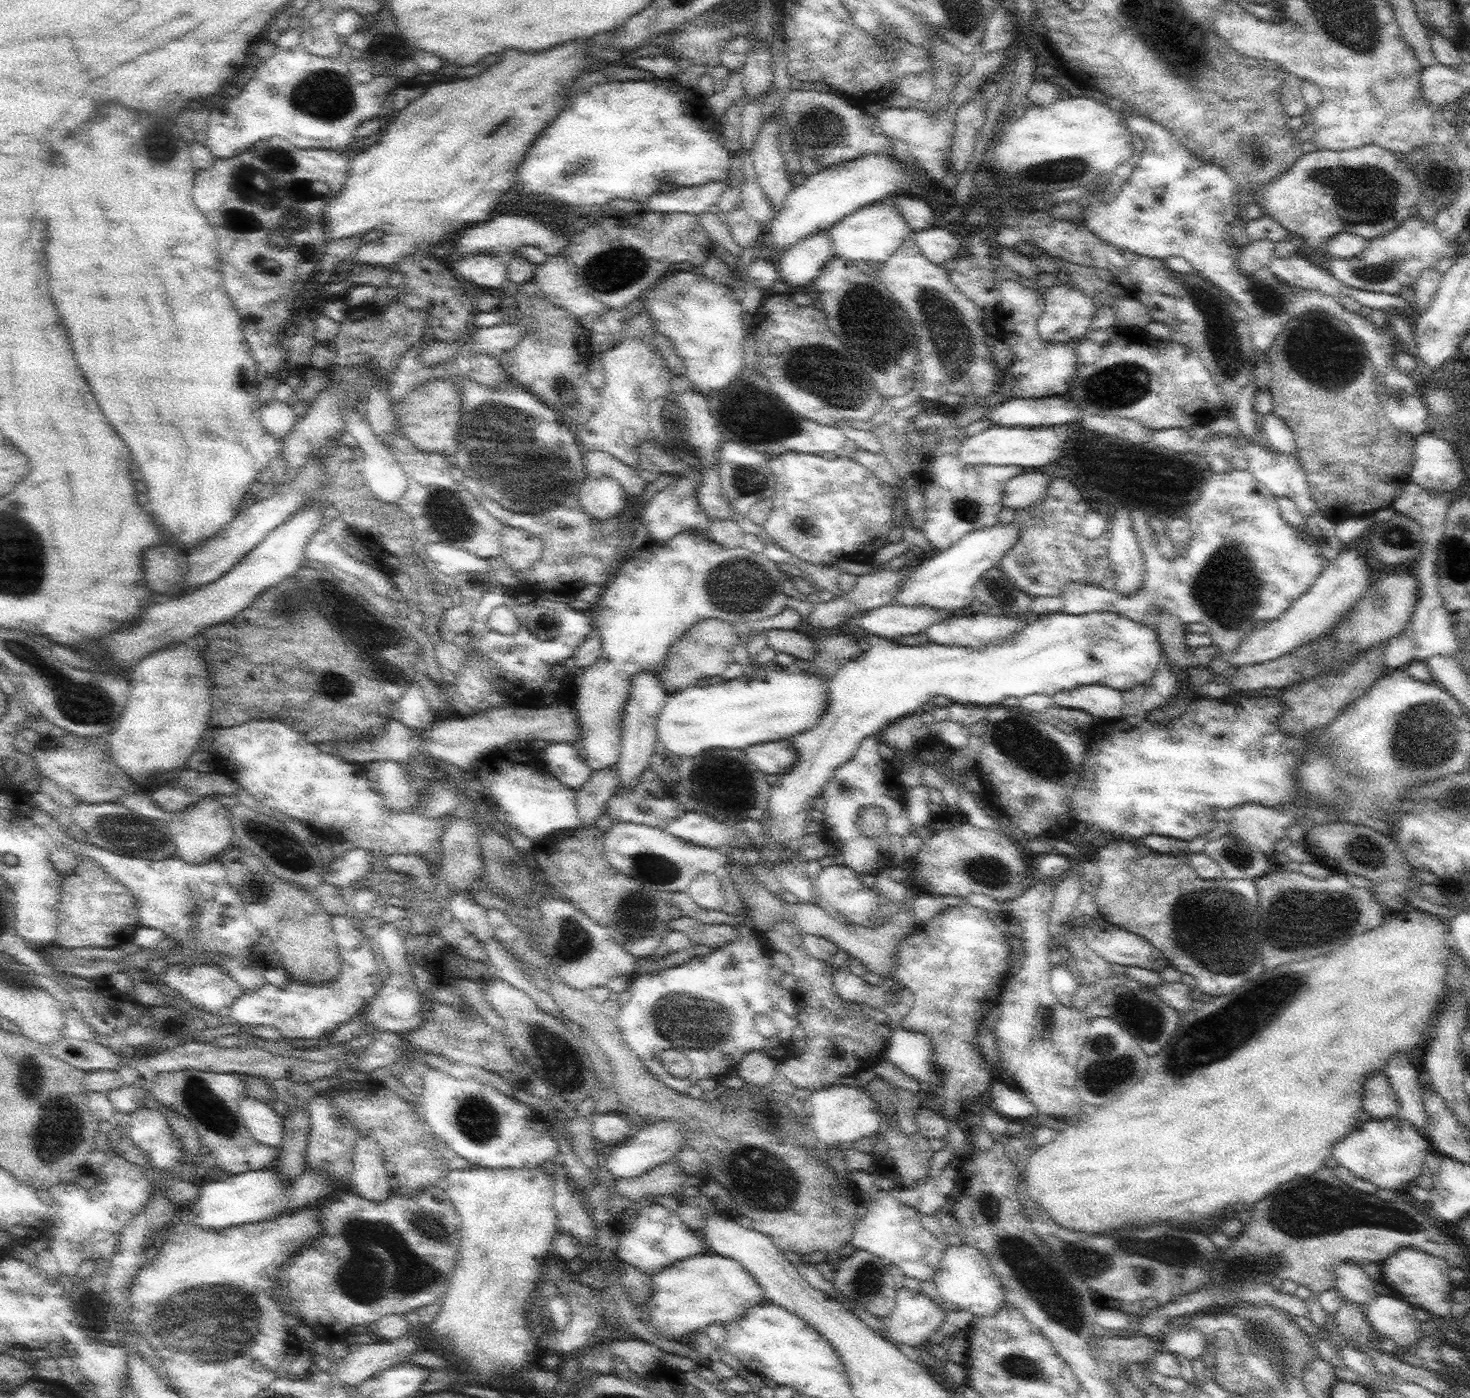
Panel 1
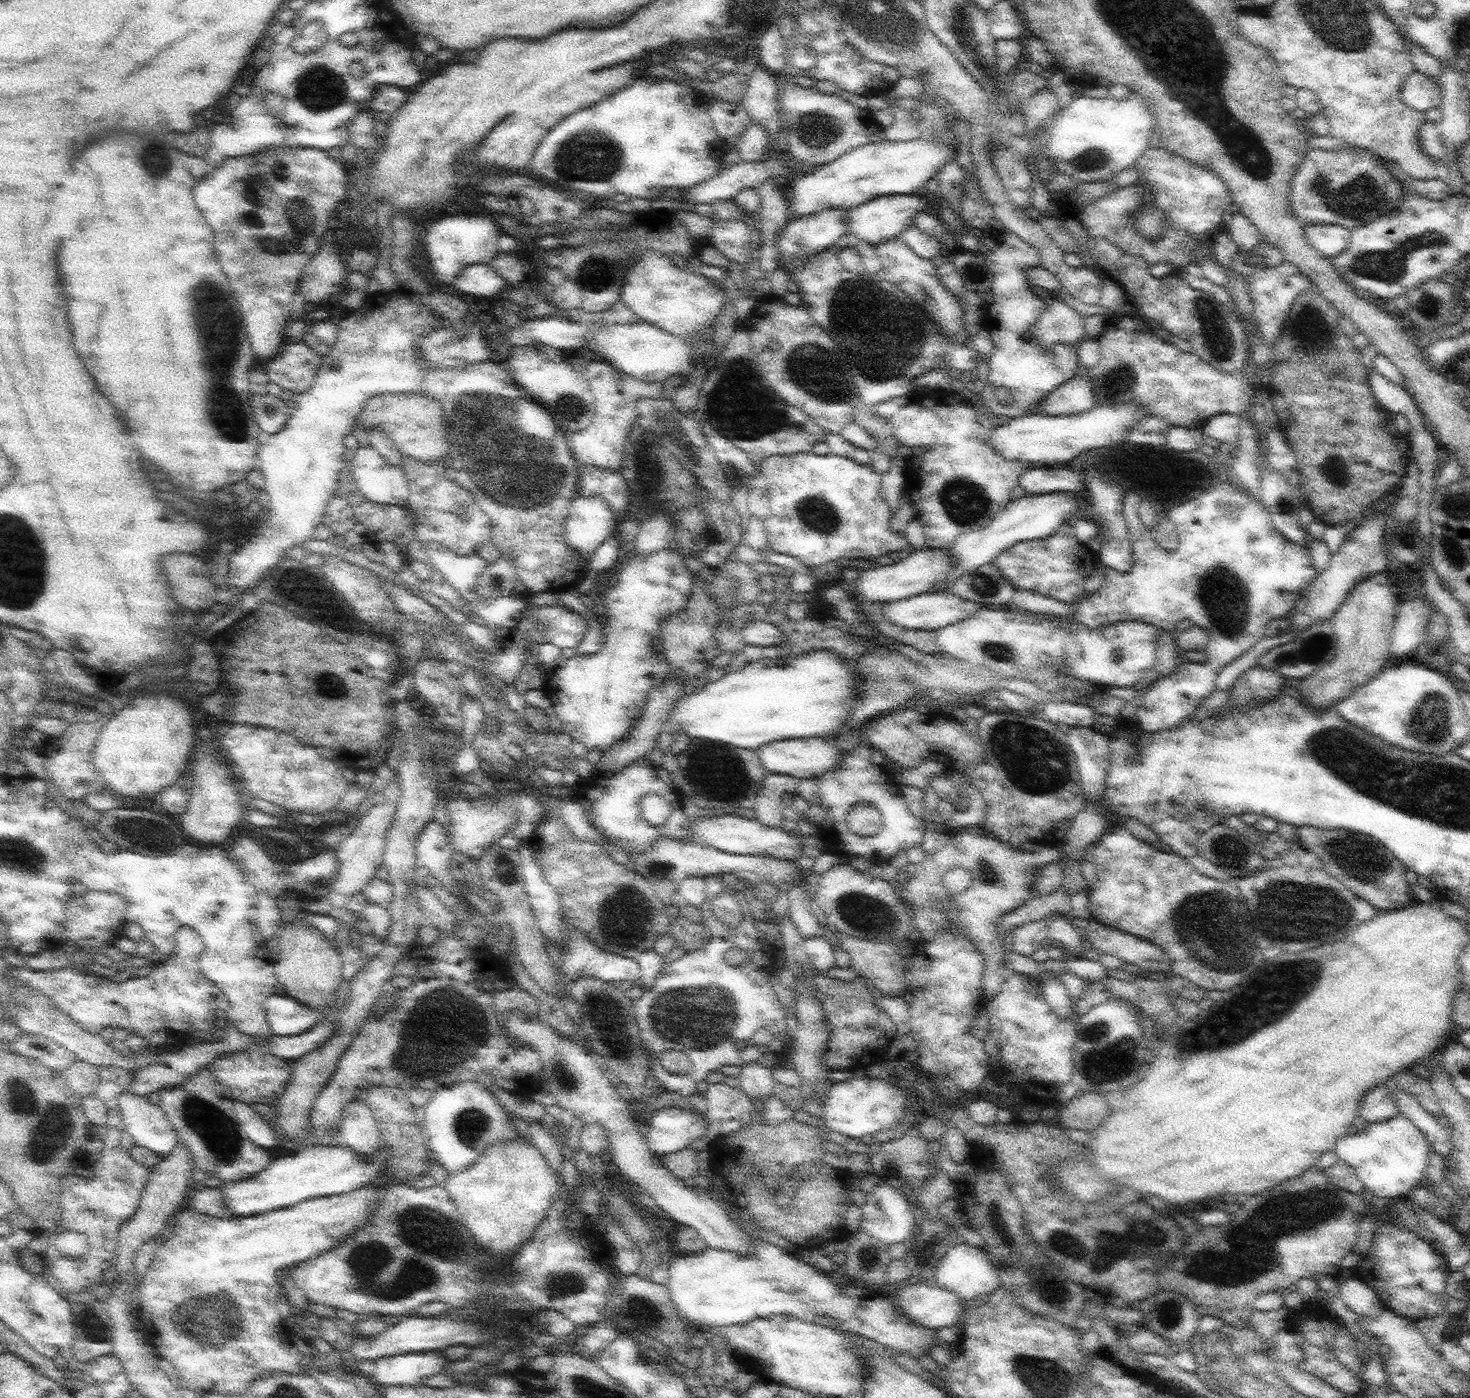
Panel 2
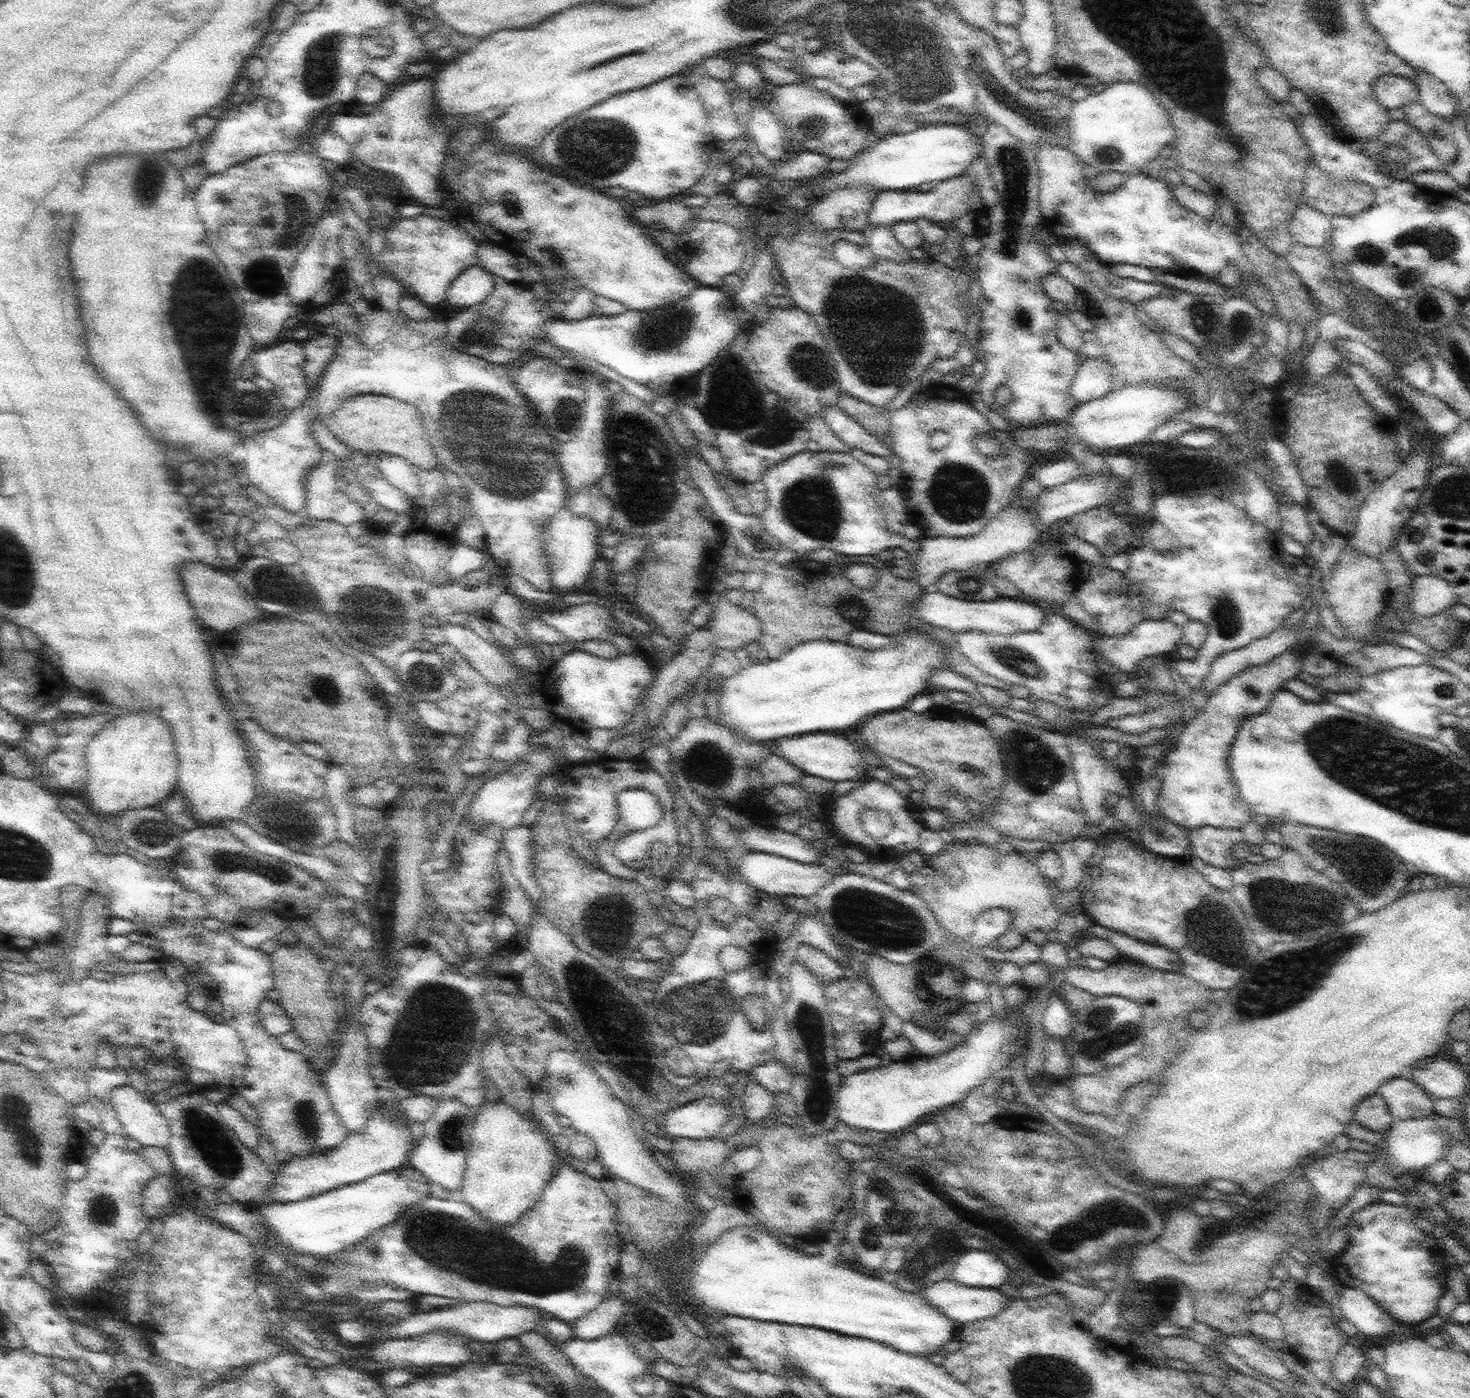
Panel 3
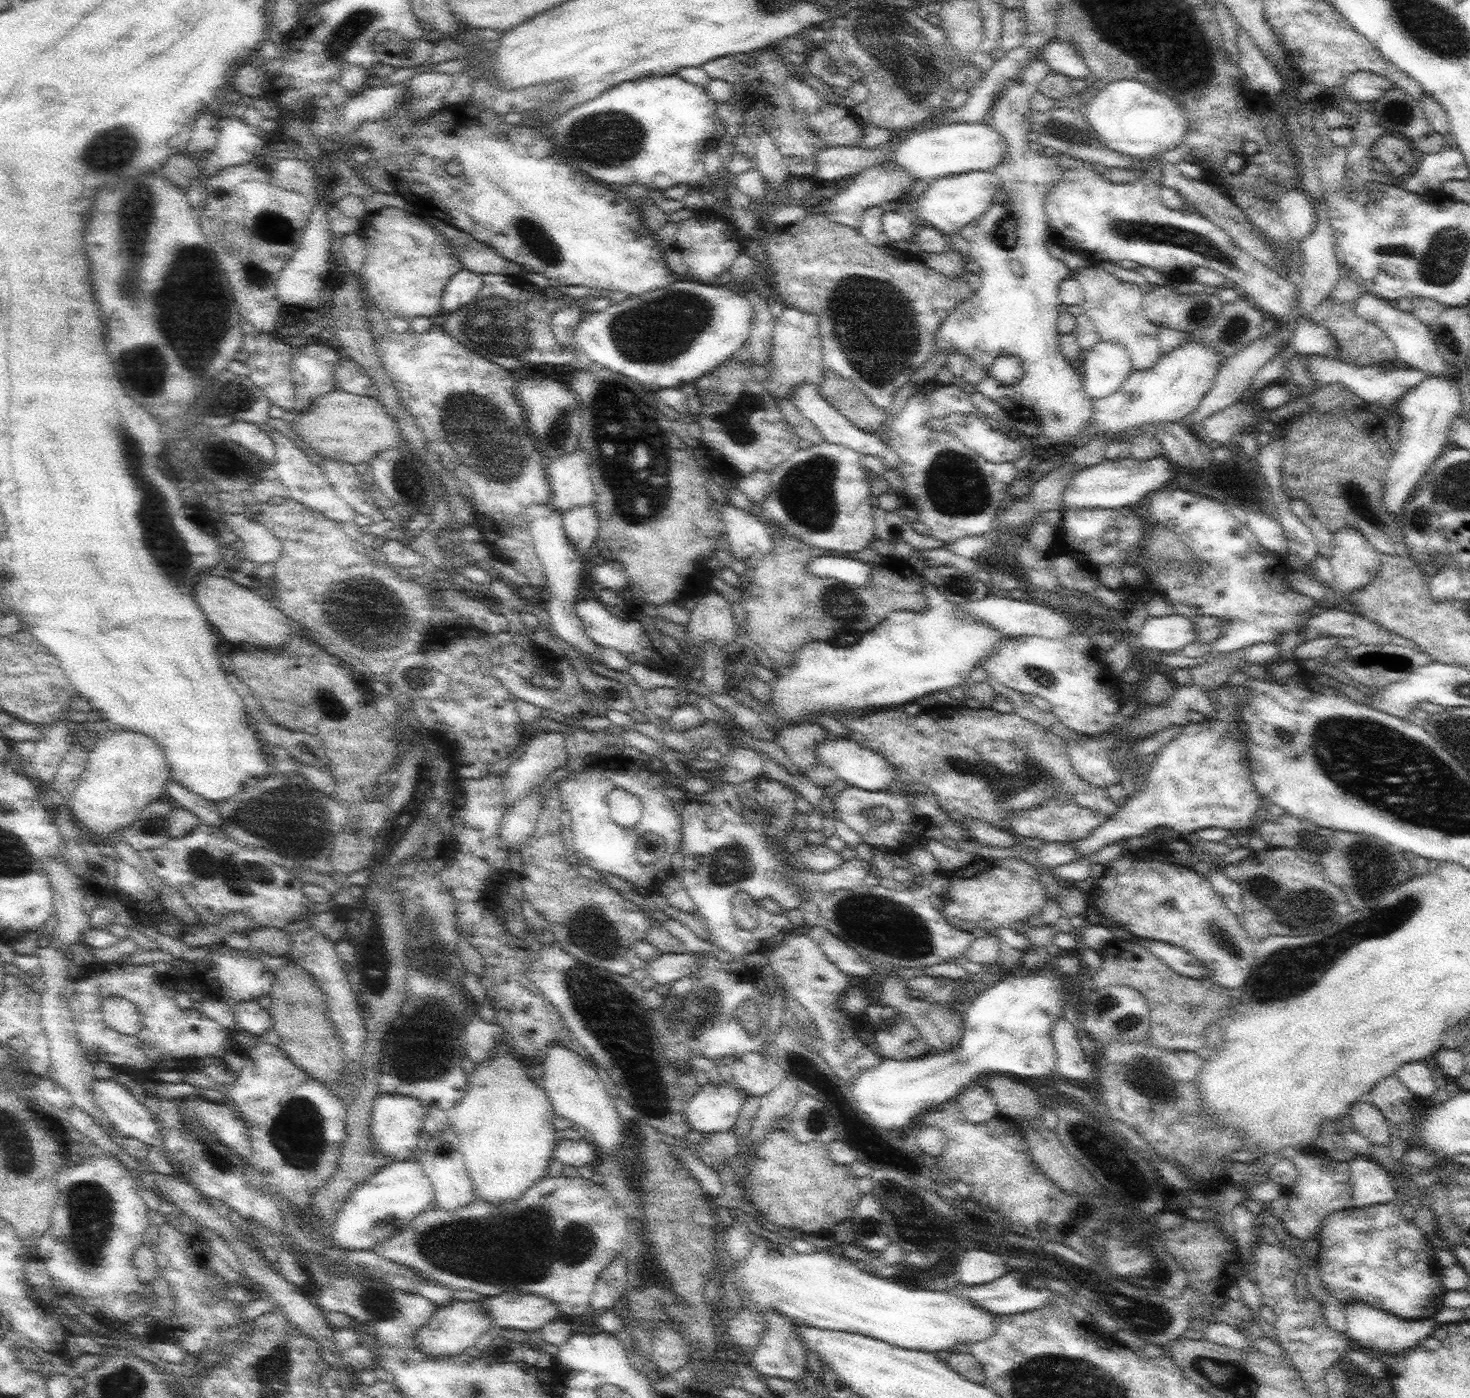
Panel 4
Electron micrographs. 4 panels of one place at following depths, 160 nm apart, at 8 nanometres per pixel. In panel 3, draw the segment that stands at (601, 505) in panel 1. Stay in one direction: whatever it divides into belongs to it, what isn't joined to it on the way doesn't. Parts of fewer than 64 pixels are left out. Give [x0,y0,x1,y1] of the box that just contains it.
[543,506,600,593]

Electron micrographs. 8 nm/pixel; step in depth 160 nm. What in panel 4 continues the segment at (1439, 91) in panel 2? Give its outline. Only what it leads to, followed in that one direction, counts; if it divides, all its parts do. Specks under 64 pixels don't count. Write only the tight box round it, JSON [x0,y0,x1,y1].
[1343,71,1396,104]

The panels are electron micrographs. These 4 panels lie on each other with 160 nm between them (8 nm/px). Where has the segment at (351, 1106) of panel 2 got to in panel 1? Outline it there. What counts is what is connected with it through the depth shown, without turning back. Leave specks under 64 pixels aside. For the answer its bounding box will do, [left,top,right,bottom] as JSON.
[351,1136,392,1200]

